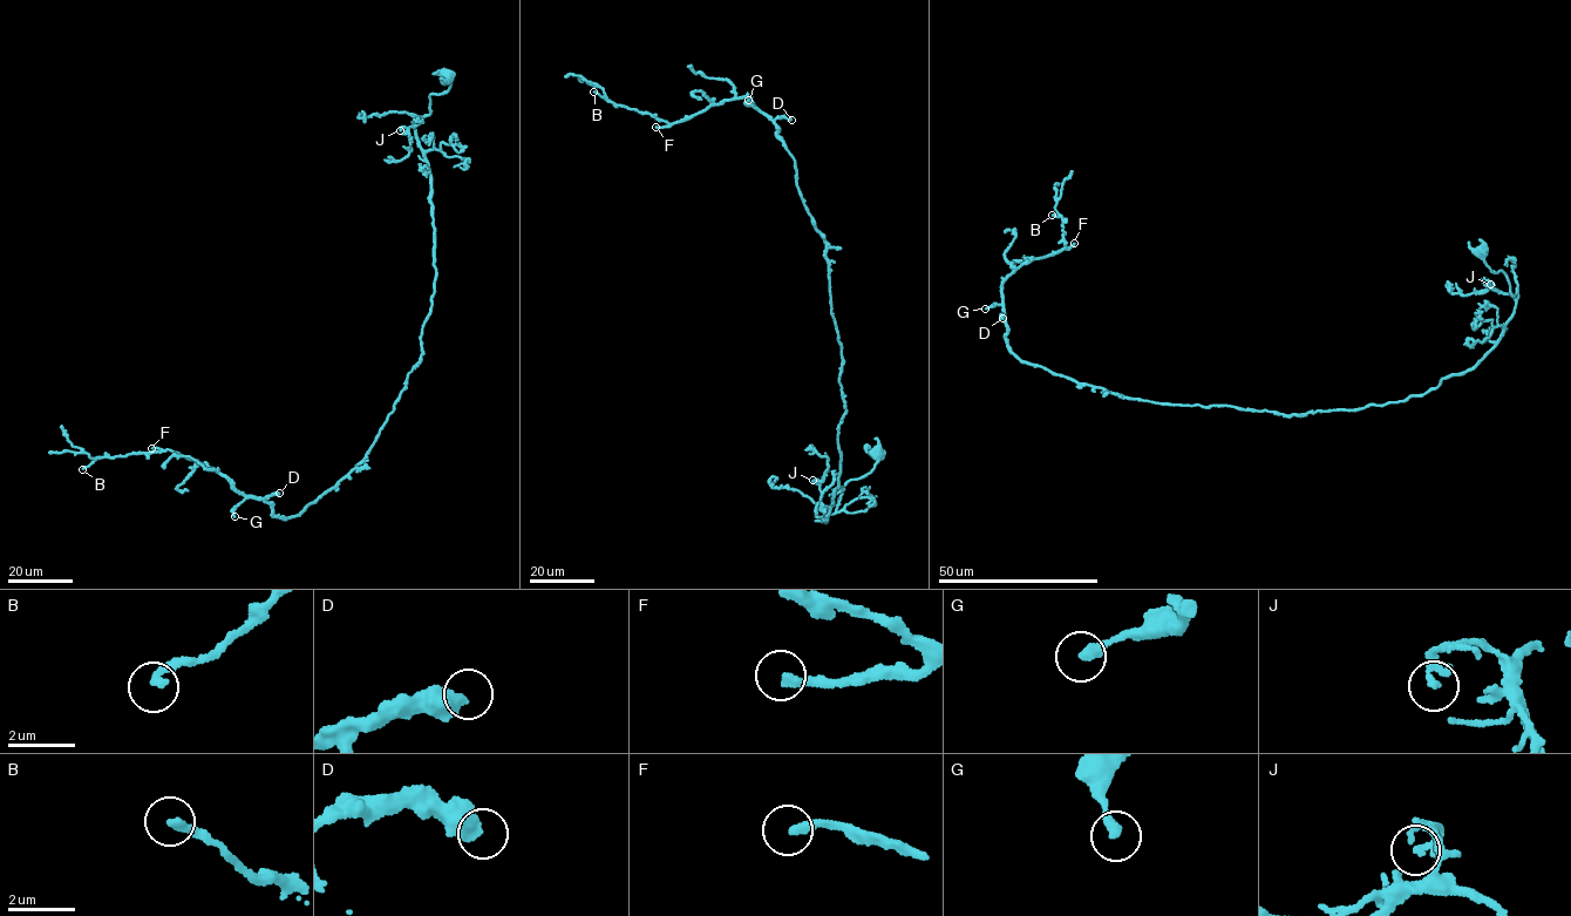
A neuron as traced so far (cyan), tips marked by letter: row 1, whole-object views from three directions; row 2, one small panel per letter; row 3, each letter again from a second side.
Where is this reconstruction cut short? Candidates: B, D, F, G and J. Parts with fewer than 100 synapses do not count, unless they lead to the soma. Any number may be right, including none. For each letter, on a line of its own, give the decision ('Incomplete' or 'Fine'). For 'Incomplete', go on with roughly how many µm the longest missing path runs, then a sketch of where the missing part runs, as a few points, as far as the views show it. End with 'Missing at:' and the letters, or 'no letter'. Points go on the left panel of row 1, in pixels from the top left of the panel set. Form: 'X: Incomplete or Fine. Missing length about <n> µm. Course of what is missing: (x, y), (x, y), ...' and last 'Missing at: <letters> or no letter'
B: Fine
D: Fine
F: Incomplete. Missing length about 70 µm. Course of what is missing: (151, 448), (134, 446), (106, 470), (79, 479), (49, 502), (33, 495), (29, 479), (20, 466)
G: Fine
J: Fine
Missing at: F

